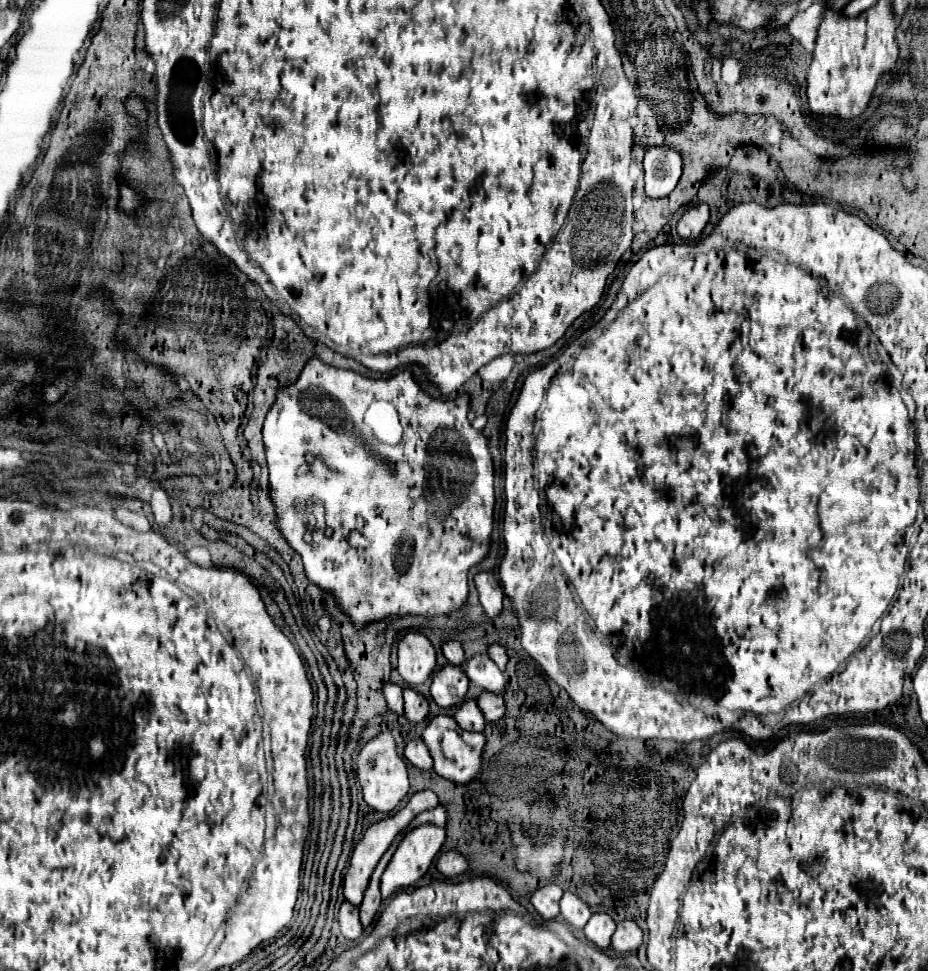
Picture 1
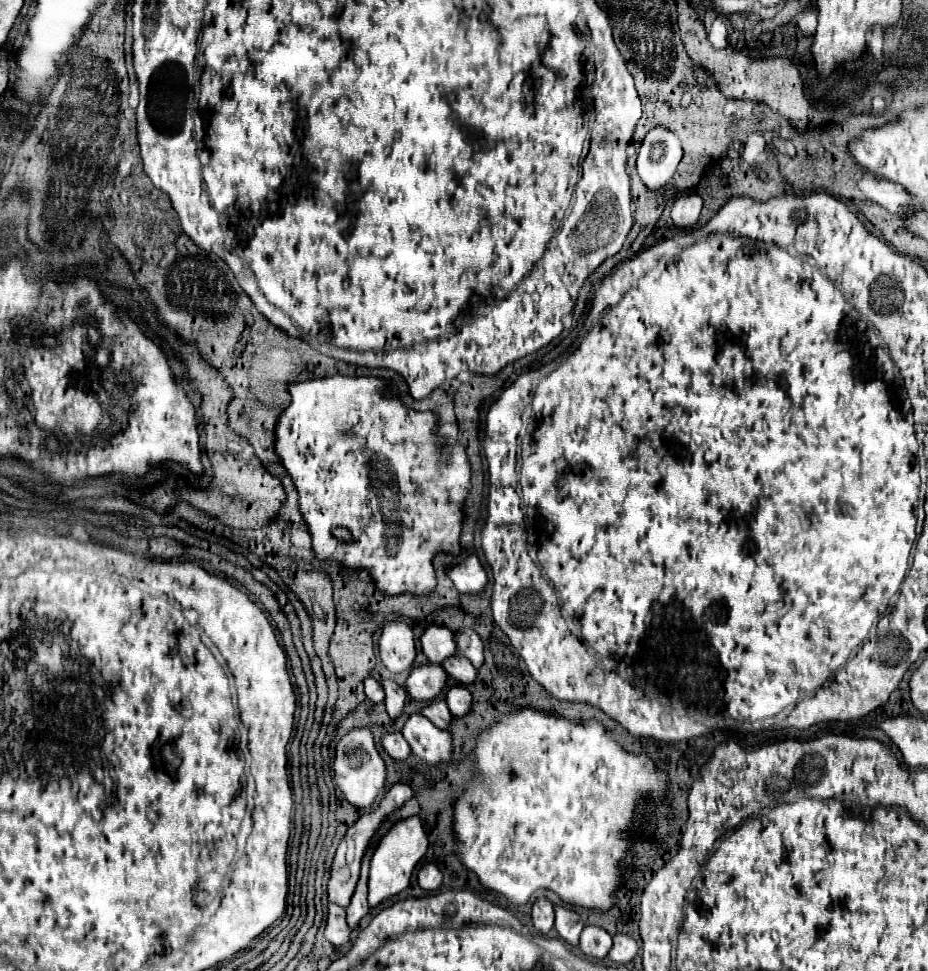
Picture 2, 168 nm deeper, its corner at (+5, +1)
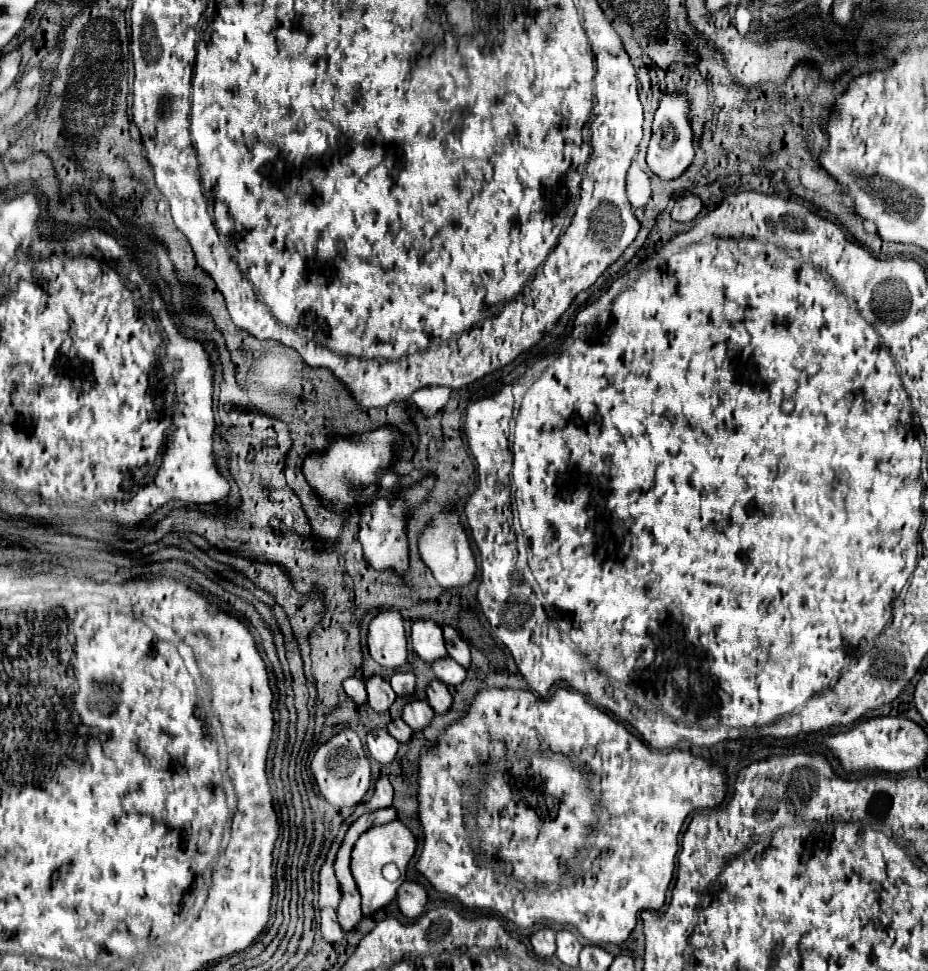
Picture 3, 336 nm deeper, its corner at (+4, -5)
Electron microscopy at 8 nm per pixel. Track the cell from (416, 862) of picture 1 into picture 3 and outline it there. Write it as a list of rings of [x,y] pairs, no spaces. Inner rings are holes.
[[[398,820],[394,822],[388,822],[388,824],[382,824],[382,826],[372,826],[370,830],[366,830],[354,844],[352,848],[352,862],[350,862],[350,870],[352,870],[352,876],[356,880],[356,886],[360,890],[360,896],[362,896],[362,914],[364,916],[370,916],[374,914],[376,910],[384,908],[388,902],[392,902],[396,898],[396,890],[400,884],[392,884],[388,880],[382,878],[382,868],[388,864],[388,862],[394,862],[400,870],[400,874],[404,876],[406,874],[406,866],[410,862],[410,858],[414,856],[416,852],[416,838],[414,834]]]

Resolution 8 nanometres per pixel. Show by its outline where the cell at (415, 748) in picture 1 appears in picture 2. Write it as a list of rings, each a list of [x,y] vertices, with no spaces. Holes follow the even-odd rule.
[[[393,732],[393,734],[385,734],[381,740],[385,752],[393,758],[393,760],[407,760],[411,756],[411,746],[407,744],[407,740],[403,738],[401,732]]]

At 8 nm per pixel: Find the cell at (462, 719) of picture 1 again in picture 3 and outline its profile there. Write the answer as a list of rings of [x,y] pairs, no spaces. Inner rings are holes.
[[[412,700],[412,702],[408,702],[408,704],[404,706],[400,718],[402,718],[412,730],[422,730],[424,726],[430,724],[432,716],[434,716],[434,712],[432,712],[432,708],[428,706],[426,700]]]

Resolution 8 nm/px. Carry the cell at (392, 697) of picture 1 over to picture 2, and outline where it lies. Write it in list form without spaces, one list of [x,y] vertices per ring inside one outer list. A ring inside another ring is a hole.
[[[367,678],[367,680],[365,680],[365,694],[367,694],[367,698],[369,698],[371,702],[375,702],[375,704],[383,702],[383,688],[381,688],[381,684],[379,684],[375,678]]]

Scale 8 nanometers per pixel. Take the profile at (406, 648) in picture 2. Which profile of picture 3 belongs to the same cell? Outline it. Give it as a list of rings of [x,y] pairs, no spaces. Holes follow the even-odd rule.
[[[382,610],[368,626],[368,652],[384,668],[400,668],[406,662],[406,634],[398,610]]]

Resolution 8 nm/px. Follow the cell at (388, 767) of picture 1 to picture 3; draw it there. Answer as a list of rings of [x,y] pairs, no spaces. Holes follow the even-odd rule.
[[[342,730],[324,744],[320,744],[310,760],[310,770],[314,774],[314,784],[318,788],[318,794],[334,806],[352,808],[360,804],[366,792],[370,790],[370,762],[364,754],[358,734],[352,730]]]

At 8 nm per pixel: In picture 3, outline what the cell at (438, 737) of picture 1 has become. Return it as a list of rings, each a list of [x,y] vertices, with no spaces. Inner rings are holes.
[[[402,718],[390,720],[390,722],[386,724],[386,730],[388,730],[398,742],[402,742],[402,744],[406,744],[406,742],[412,738],[412,730],[410,730],[408,724],[402,722]]]

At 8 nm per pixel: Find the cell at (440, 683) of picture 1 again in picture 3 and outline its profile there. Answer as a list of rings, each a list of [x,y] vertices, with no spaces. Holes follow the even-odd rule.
[[[394,672],[390,676],[390,686],[398,696],[410,696],[414,692],[414,674],[412,672]]]

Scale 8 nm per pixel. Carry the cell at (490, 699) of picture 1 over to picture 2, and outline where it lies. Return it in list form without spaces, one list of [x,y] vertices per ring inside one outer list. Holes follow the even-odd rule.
[[[449,688],[449,692],[447,692],[447,704],[449,704],[453,716],[463,718],[465,714],[471,712],[473,694],[467,688]]]

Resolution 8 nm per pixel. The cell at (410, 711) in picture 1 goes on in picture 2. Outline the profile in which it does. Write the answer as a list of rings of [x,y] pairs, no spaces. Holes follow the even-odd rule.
[[[383,680],[383,690],[385,690],[385,706],[387,706],[387,714],[397,720],[403,710],[405,710],[405,702],[407,702],[407,690],[403,686],[399,686],[393,680]]]

